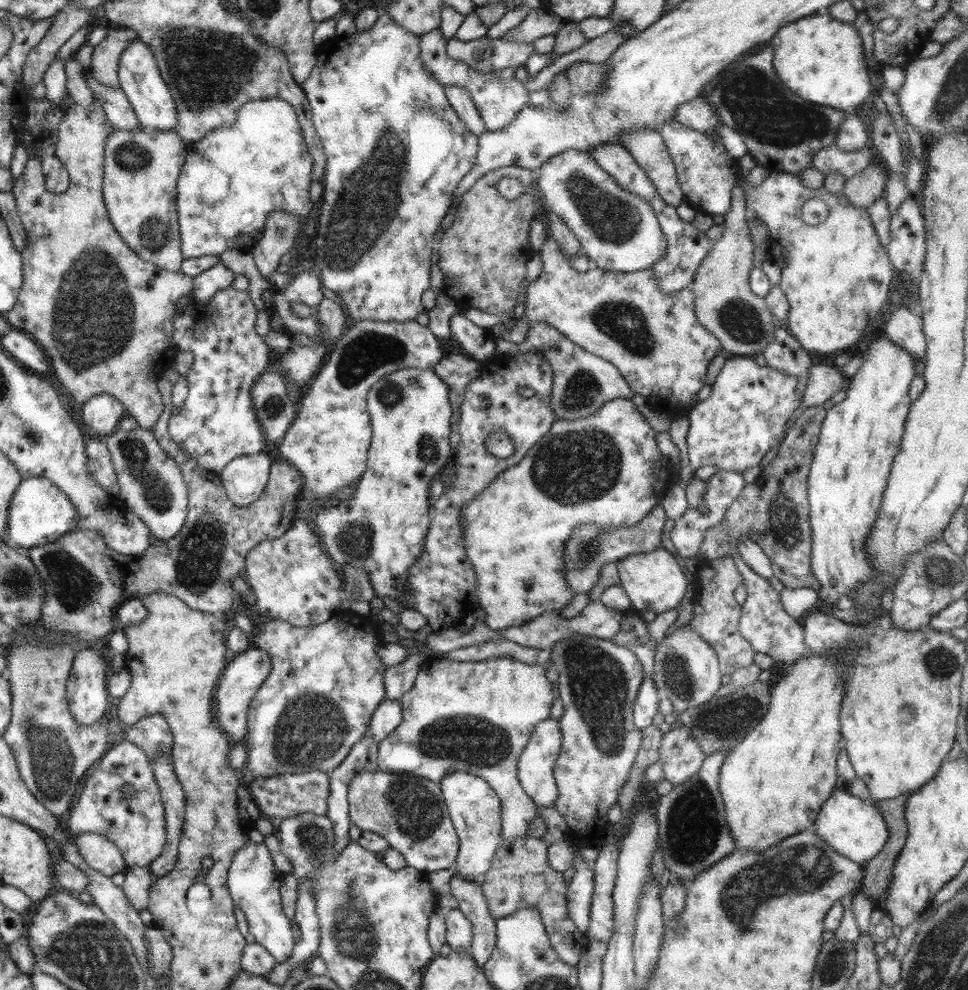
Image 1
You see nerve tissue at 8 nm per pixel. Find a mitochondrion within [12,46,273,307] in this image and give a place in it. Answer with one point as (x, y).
(132, 157)

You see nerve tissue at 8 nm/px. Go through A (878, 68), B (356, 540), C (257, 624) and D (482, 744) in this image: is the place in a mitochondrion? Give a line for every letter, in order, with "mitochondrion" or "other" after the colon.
A: other
B: mitochondrion
C: other
D: mitochondrion

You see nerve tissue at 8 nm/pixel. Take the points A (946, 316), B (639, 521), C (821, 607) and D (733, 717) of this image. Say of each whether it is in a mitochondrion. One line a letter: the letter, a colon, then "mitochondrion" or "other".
A: other
B: other
C: other
D: mitochondrion

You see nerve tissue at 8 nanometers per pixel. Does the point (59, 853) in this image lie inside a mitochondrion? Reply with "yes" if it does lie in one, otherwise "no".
no

